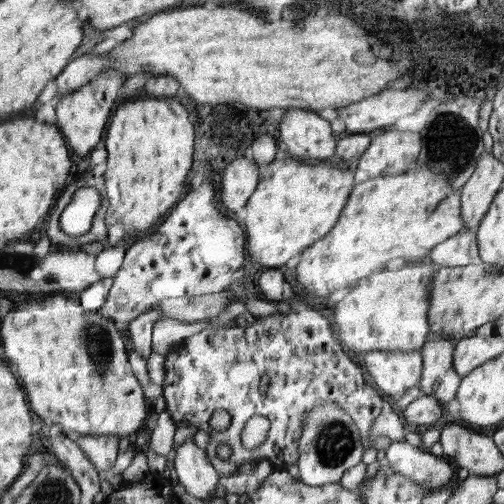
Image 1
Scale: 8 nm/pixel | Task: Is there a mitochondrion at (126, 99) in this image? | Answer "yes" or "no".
no

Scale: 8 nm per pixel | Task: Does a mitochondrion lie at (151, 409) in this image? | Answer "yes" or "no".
no

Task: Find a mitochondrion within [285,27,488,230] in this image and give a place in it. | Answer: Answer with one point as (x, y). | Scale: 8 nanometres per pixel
(451, 142)

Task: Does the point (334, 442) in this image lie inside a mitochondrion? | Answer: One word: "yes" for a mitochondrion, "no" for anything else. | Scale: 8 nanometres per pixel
yes

